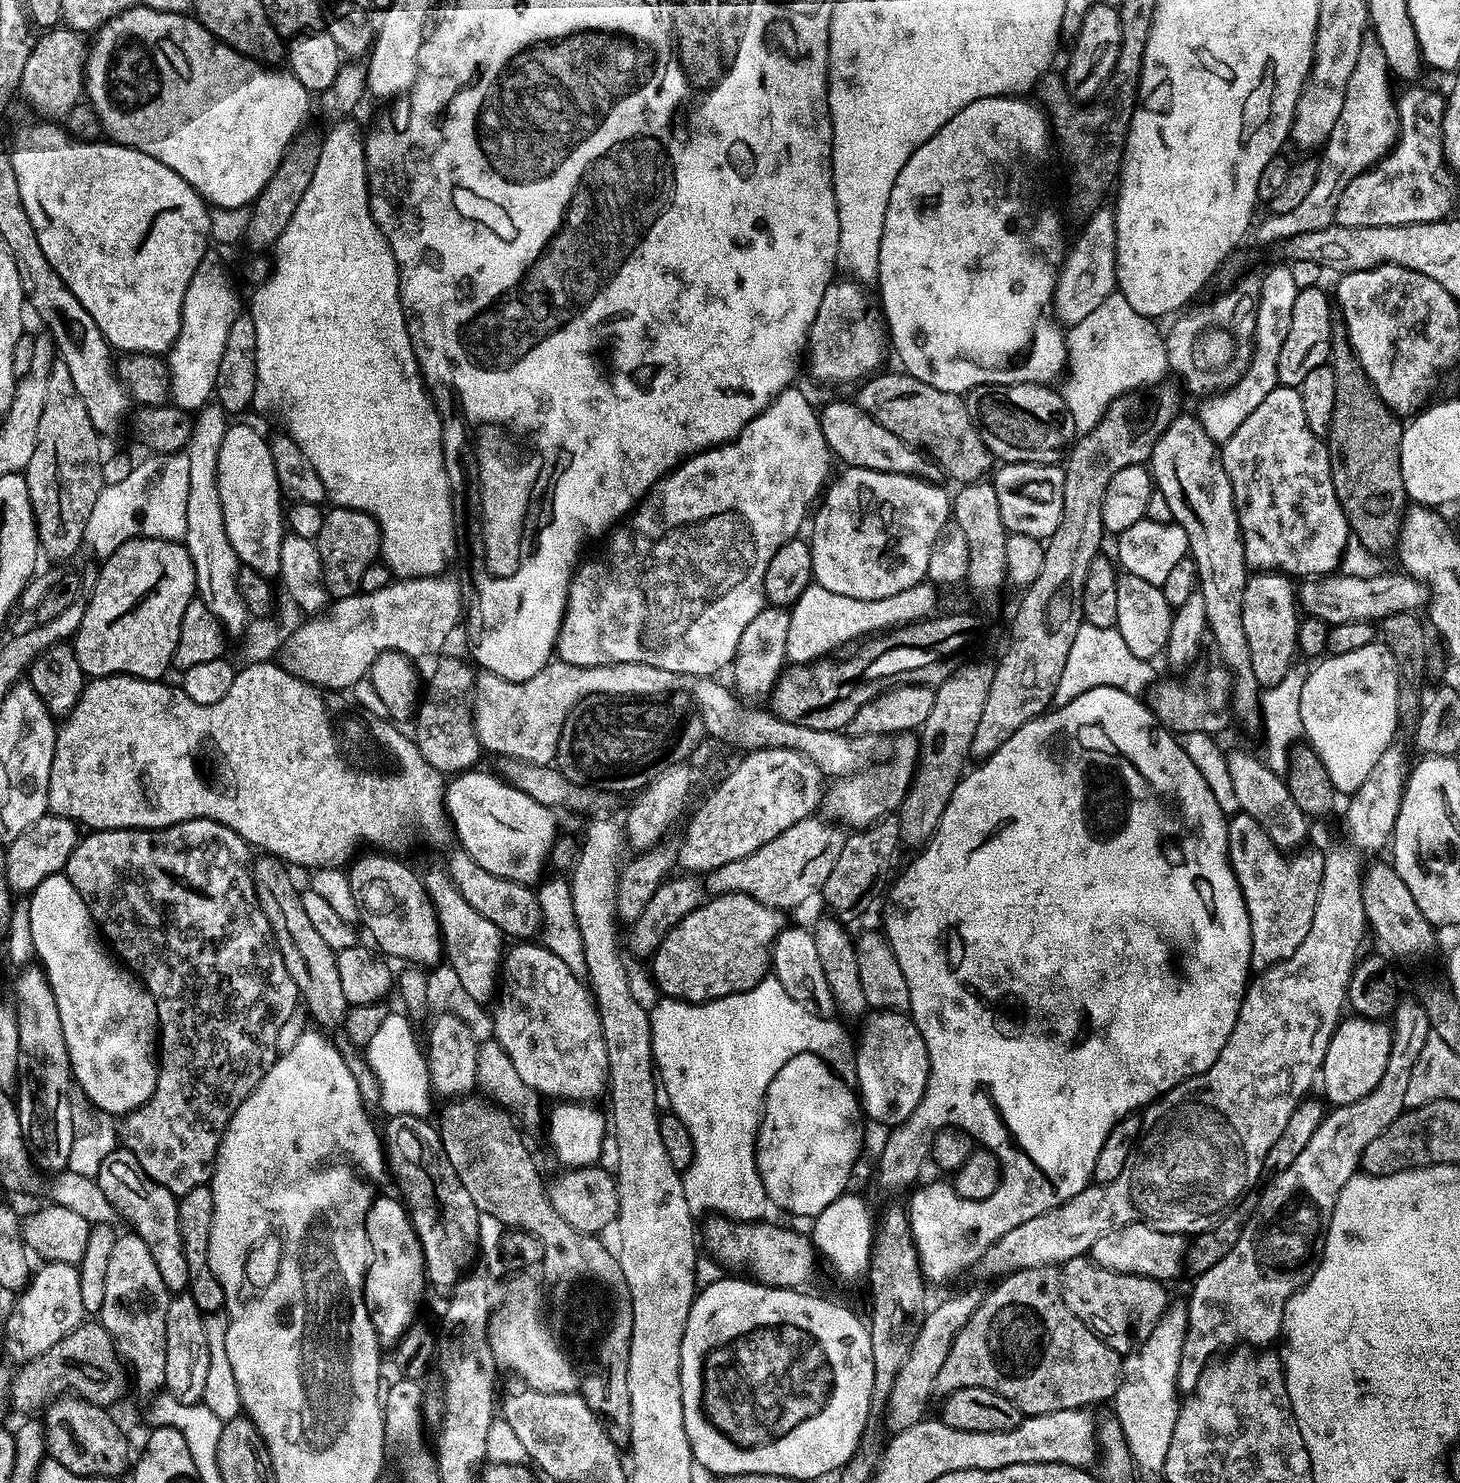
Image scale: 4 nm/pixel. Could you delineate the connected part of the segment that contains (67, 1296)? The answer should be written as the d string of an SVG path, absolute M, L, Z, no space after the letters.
M64 1261L44 1262L35 1269L28 1287L15 1297L16 1305L9 1310L4 1320L4 1348L8 1351L6 1356L9 1361L21 1365L27 1360L38 1358L85 1322L79 1276L79 1267Z

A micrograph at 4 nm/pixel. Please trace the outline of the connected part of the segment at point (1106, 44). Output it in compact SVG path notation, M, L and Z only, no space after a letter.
M1093 2L1082 18L1082 30L1071 45L1072 53L1068 56L1068 76L1066 83L1072 99L1077 102L1091 102L1105 91L1112 79L1112 71L1120 57L1120 45L1124 43L1124 22L1120 8L1106 2Z

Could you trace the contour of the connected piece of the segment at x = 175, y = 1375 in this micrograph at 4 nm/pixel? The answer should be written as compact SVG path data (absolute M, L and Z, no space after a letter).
M185 1290L173 1295L166 1310L166 1392L183 1403L199 1404L205 1399L208 1375L212 1372L212 1344L208 1341L205 1313L194 1302L192 1293Z

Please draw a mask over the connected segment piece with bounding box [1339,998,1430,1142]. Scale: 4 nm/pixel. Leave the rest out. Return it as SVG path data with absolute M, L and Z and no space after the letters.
M1401 999L1396 1011L1390 1017L1392 1045L1390 1046L1390 1062L1386 1062L1386 1074L1366 1098L1358 1098L1358 1102L1342 1104L1342 1142L1374 1142L1394 1118L1401 1113L1400 1099L1406 1094L1406 1085L1410 1083L1410 1070L1414 1070L1414 1062L1418 1062L1418 1054L1422 1054L1422 1046L1426 1046L1426 1038L1430 1035L1428 1012L1419 999Z

